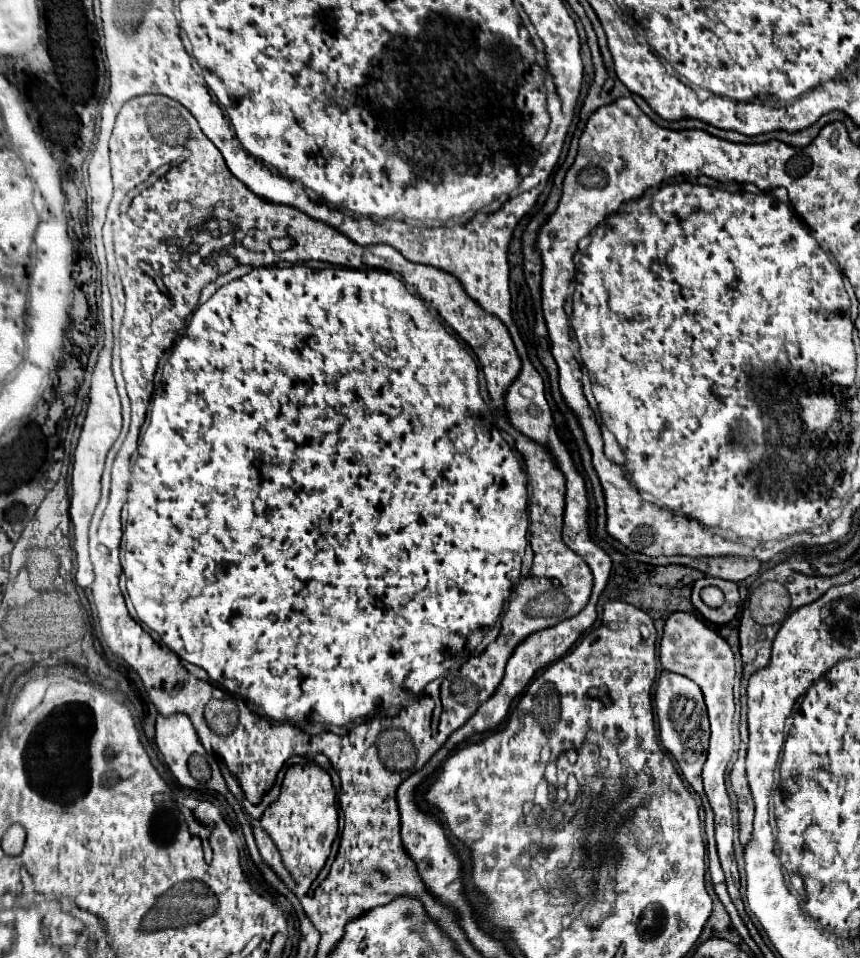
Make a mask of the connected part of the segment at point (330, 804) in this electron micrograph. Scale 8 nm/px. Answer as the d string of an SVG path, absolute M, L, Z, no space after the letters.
M306 761L288 767L281 785L281 795L273 805L267 807L261 822L260 819L253 819L249 815L247 817L252 828L253 821L257 821L271 835L293 879L301 887L309 887L323 869L331 853L331 845L337 837L335 789L329 773L323 767L319 767L315 761Z

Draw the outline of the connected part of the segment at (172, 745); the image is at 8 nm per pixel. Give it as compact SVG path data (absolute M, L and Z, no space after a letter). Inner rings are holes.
M185 713L179 715L171 715L171 717L157 717L155 723L155 743L163 755L163 759L167 761L167 767L171 769L173 777L183 785L183 787L191 787L197 789L199 781L195 781L187 769L187 759L193 753L203 753L205 749L189 721L189 717ZM185 763L183 769L177 769L177 765Z

